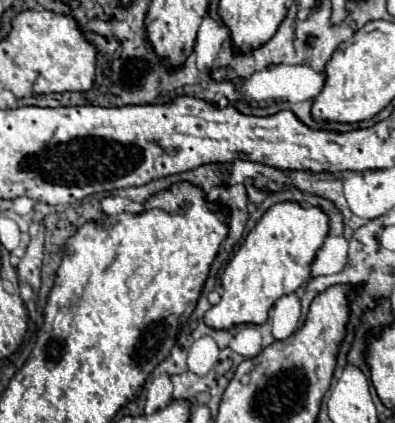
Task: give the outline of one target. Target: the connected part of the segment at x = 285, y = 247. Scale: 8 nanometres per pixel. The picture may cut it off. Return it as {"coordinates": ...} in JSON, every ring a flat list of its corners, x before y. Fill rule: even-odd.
{"coordinates":[[297,203,273,205,261,217,259,225,255,225,249,231,243,245,239,247,239,251,233,255,233,259,225,267,221,275,221,301,205,313,203,317,205,325,213,329,231,329,241,323,255,323,255,325,265,323,269,317,269,309,279,297,297,291,301,285,305,285,311,279,311,261,315,257,315,251,323,245,327,231,329,231,329,219,317,207,301,207]]}

